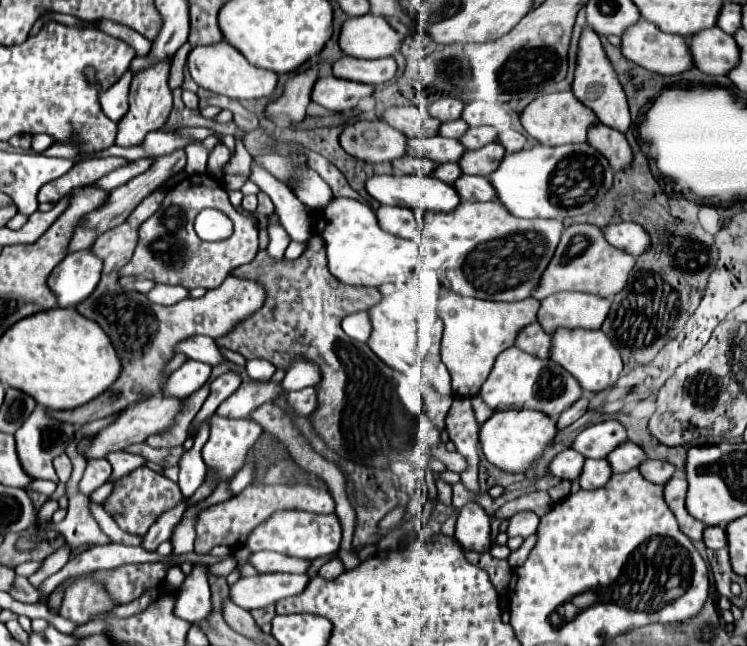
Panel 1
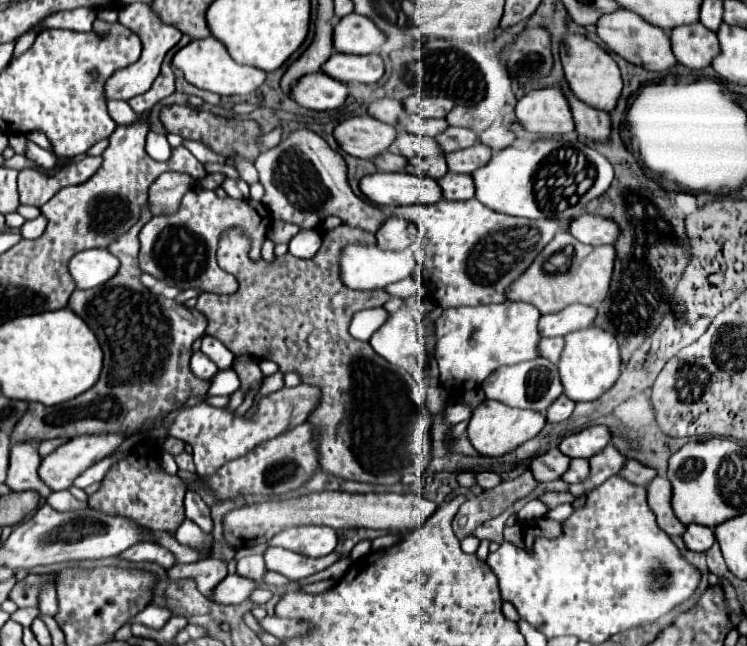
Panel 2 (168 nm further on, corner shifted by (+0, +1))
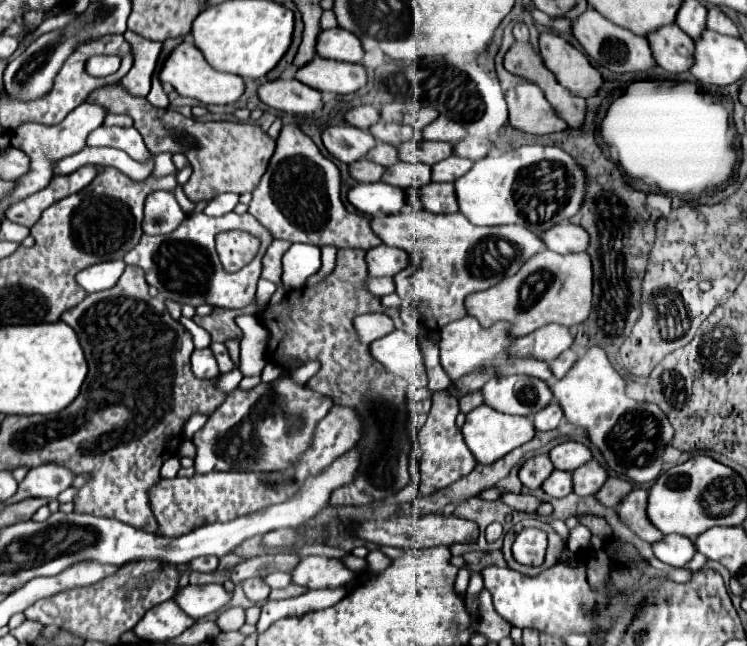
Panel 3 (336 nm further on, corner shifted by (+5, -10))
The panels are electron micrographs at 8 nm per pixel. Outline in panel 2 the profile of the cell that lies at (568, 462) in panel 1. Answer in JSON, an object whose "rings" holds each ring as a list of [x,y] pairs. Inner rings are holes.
{"rings":[[[552,447],[530,463],[530,471],[536,477],[536,481],[544,483],[544,481],[560,479],[566,473],[568,465],[570,465],[570,457],[566,457],[558,447]]]}

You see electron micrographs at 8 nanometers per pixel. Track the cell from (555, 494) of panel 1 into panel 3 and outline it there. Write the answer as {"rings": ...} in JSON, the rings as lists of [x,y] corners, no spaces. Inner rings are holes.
{"rings":[[[589,460],[571,472],[571,480],[575,494],[591,496],[597,492],[597,488],[601,488],[601,484],[605,484],[607,472],[599,466],[597,460]]]}

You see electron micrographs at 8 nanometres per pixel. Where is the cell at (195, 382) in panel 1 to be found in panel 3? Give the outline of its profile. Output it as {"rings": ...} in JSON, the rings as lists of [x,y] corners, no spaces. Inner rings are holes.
{"rings":[[[201,348],[201,350],[195,350],[193,352],[193,356],[191,356],[191,368],[193,368],[193,374],[197,378],[211,380],[211,378],[217,378],[219,376],[217,362],[215,362],[213,352],[209,348]]]}

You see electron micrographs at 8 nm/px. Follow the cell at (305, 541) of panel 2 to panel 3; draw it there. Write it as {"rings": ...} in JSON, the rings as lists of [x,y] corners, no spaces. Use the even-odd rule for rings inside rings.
{"rings":[[[305,556],[293,570],[293,578],[307,590],[321,590],[345,586],[347,582],[355,580],[355,572],[351,572],[341,560],[335,558]]]}

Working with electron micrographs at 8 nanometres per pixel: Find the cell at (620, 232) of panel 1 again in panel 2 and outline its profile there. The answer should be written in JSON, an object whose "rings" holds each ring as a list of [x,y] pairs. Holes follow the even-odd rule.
{"rings":[[[584,213],[572,221],[570,233],[578,241],[588,243],[588,245],[614,245],[620,239],[622,229],[612,219]]]}

